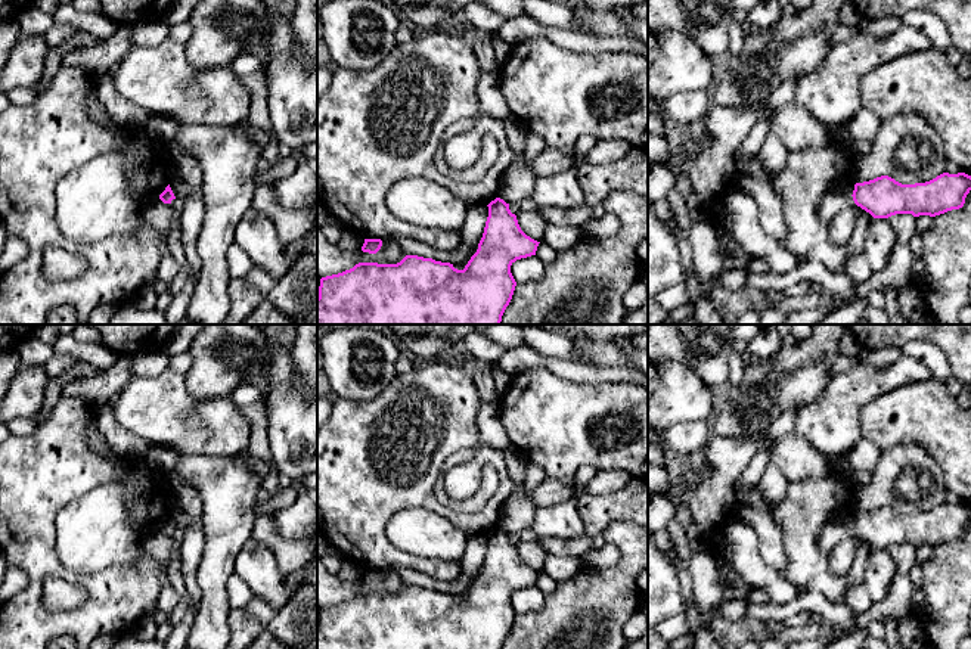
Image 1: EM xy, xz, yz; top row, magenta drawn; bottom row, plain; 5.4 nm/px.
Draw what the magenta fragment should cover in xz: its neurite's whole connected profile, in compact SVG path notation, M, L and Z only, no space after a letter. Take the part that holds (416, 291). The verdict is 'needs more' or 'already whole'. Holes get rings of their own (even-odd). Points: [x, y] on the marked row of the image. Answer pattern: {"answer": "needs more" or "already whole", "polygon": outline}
{"answer": "already whole", "polygon": "M503 199L487 206L483 237L463 270L418 255L406 255L397 264L359 263L320 279L317 324L500 324L516 286L511 266L536 255L540 242L521 230Z"}

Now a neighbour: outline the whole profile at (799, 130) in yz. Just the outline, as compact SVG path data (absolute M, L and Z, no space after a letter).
M794 100L770 114L769 131L781 139L788 152L818 149L829 143L828 127Z

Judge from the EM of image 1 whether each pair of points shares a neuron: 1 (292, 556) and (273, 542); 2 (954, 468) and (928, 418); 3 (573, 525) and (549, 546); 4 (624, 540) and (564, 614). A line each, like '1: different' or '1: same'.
1: same
2: same
3: different
4: same

